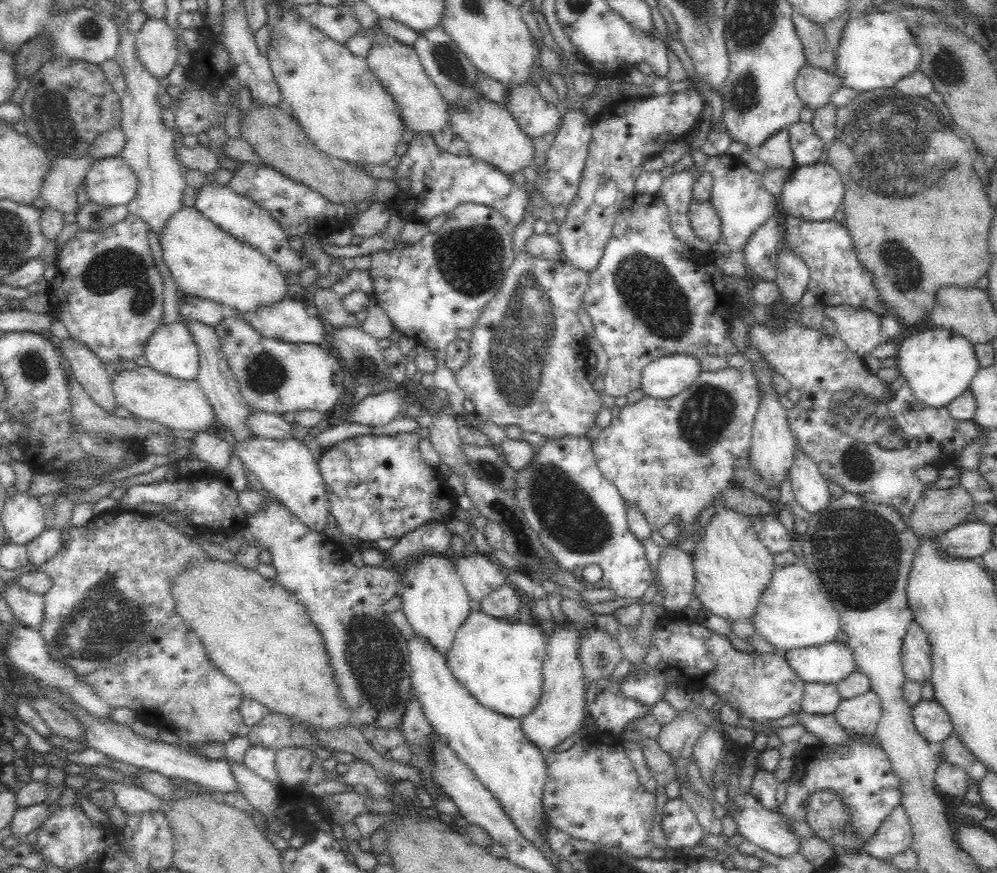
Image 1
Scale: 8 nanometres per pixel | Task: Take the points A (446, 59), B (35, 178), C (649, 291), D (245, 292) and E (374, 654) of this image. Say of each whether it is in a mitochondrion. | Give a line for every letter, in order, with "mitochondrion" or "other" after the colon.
A: mitochondrion
B: other
C: mitochondrion
D: other
E: mitochondrion

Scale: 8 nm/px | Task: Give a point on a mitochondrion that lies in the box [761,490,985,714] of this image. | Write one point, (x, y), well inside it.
(860, 550)

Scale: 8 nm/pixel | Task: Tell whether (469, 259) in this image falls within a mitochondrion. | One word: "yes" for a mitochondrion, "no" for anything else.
yes

